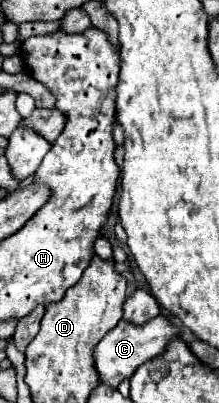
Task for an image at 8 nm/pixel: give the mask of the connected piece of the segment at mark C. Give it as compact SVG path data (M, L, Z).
M156 316L154 320L142 324L142 326L134 326L130 322L118 322L118 326L114 330L110 330L110 334L106 334L98 346L94 348L94 362L96 362L96 372L102 384L110 384L110 386L118 386L122 380L130 378L134 374L134 370L144 364L146 360L158 356L164 352L166 344L176 338L176 332L172 328L172 324L164 318L164 316Z

